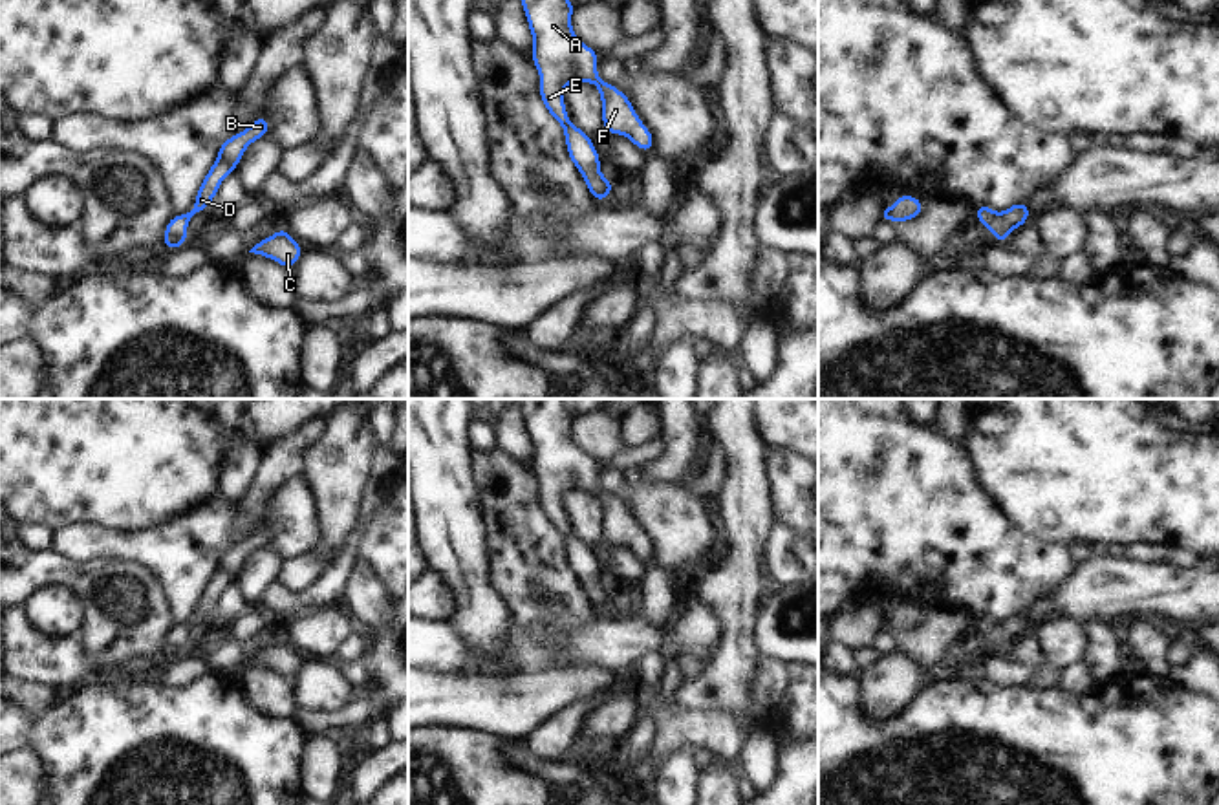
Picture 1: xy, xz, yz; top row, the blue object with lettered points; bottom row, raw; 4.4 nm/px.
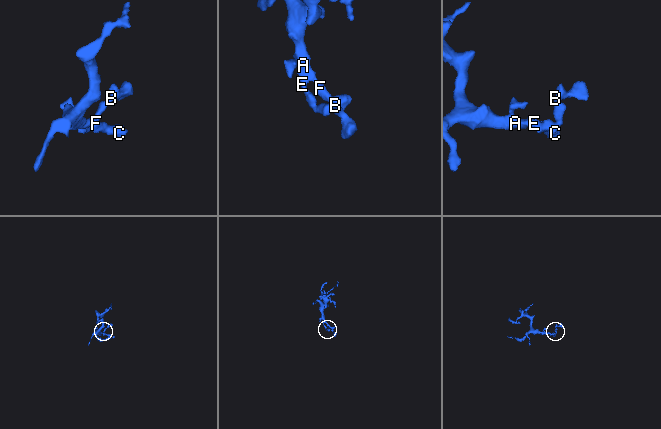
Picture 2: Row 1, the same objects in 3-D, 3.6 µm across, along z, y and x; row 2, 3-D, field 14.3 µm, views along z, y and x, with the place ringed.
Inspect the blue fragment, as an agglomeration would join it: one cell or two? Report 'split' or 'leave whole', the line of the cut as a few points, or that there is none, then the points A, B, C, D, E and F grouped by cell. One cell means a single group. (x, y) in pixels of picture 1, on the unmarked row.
leave whole; cut none; groups A B C D E F

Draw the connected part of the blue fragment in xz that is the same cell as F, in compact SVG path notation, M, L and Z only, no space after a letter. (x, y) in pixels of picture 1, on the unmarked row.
M516 399L533 445L533 463L540 483L540 510L564 538L567 565L586 589L595 611L611 606L613 591L600 578L591 547L569 531L564 499L569 492L591 492L602 510L604 542L626 545L644 564L655 556L653 543L642 534L628 505L597 485L599 463L586 456L571 437L575 413L564 399Z

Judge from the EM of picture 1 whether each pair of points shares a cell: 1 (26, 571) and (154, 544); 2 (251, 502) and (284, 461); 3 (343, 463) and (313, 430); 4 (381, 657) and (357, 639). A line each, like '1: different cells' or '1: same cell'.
1: different cells
2: same cell
3: different cells
4: different cells

